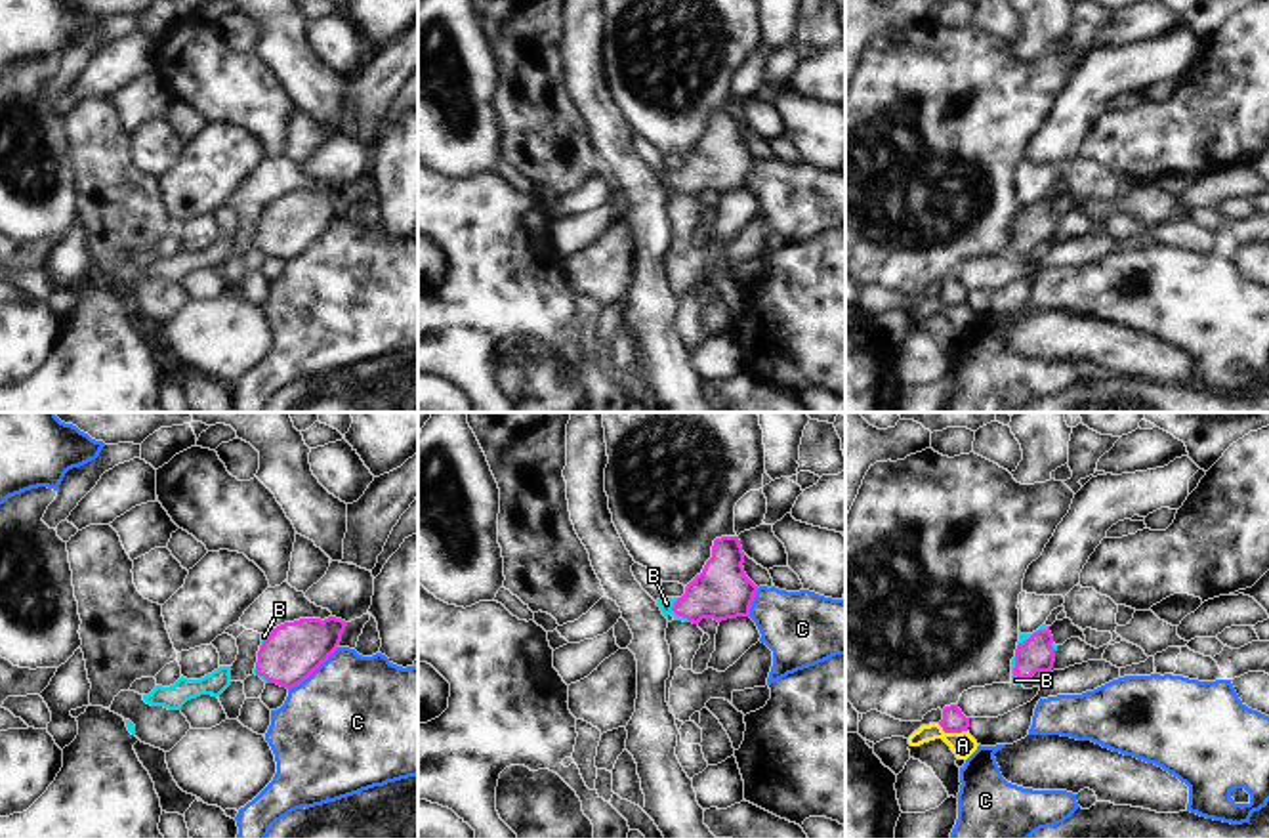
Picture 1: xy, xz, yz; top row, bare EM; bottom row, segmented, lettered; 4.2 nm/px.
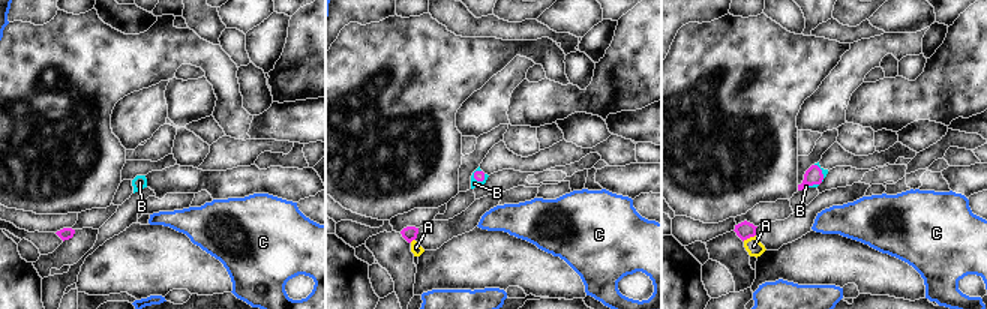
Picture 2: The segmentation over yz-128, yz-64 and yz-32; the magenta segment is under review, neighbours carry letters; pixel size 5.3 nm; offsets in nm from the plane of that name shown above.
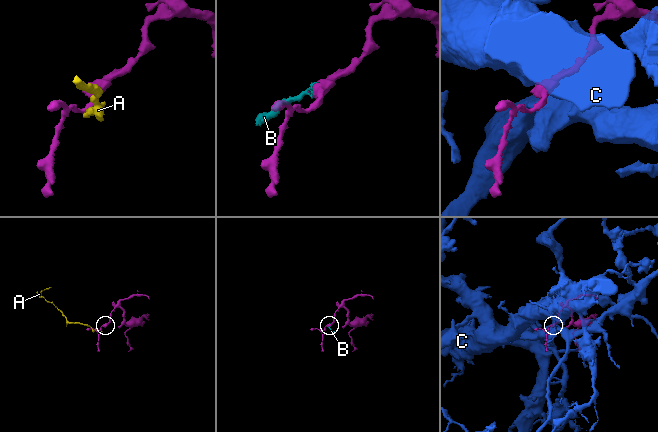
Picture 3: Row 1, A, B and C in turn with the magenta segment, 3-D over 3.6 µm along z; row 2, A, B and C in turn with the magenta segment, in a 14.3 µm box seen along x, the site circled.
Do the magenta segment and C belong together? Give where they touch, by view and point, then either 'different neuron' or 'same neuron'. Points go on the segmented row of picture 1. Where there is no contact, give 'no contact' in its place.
xy (313, 670) | different neuron

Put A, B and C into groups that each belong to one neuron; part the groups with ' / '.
A / B / C

